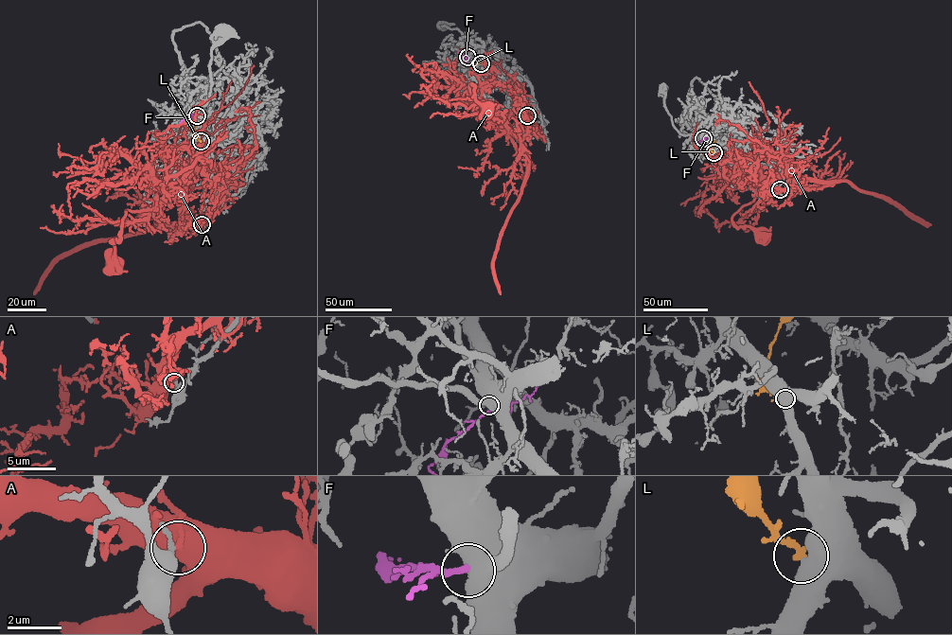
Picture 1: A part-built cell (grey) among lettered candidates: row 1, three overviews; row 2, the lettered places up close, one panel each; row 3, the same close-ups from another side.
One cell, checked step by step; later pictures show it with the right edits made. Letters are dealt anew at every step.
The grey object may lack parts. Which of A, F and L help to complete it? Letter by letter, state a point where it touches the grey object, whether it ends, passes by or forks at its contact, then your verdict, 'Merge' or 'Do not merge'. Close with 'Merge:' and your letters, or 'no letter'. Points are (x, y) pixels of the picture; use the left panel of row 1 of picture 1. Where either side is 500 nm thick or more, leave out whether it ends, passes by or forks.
A: Touches grey at (202, 224). It ends there. Do not merge
F: Touches grey at (197, 115). It ends there. Do not merge
L: Touches grey at (201, 141). Do not merge
Merge: no letter

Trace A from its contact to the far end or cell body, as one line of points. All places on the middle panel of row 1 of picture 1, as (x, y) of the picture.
A: (527, 115), (527, 134), (517, 137), (525, 153), (527, 176), (502, 230), (493, 262), (493, 271), (500, 294)

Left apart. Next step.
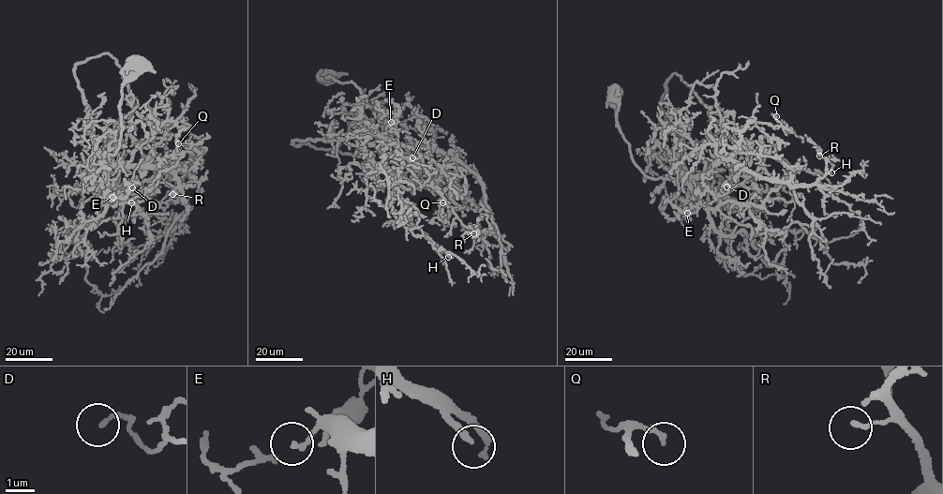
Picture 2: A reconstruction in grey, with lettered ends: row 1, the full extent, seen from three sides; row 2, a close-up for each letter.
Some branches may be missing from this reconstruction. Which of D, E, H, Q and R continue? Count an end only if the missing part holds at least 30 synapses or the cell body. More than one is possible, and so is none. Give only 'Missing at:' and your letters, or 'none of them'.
Missing at: H

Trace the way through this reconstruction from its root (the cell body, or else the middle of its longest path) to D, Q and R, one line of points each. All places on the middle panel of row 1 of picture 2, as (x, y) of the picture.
D: (327, 78), (351, 82), (360, 91), (370, 131), (357, 143), (369, 157), (412, 181), (418, 161), (412, 157)
Q: (327, 78), (353, 82), (371, 132), (389, 142), (459, 155), (454, 179), (463, 198), (442, 202)
R: (327, 78), (351, 82), (358, 88), (371, 132), (389, 142), (438, 150), (475, 174), (496, 229), (473, 233)

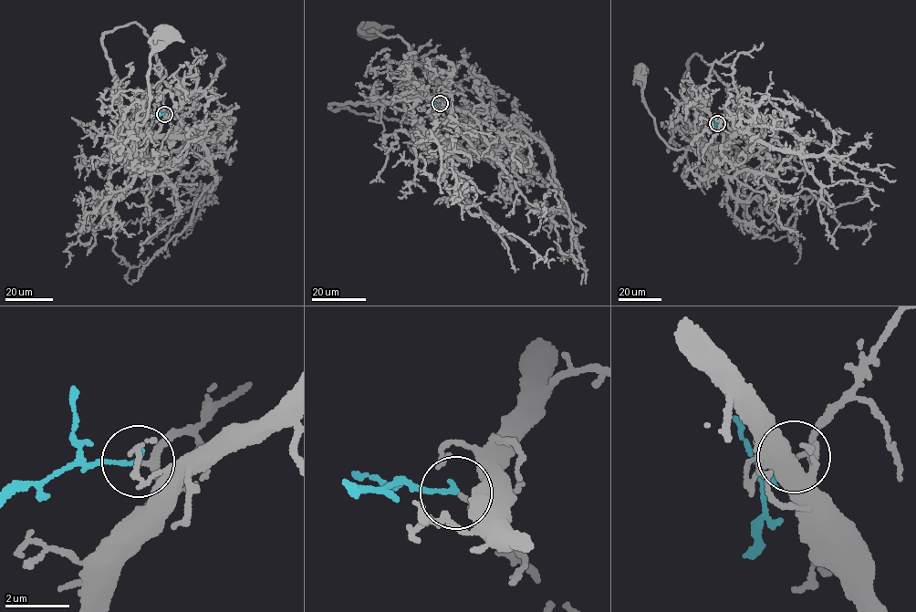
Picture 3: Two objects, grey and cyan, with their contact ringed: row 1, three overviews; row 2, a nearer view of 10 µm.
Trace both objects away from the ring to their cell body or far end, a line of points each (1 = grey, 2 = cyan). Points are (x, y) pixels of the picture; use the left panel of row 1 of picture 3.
1: (164, 114), (161, 128), (152, 134), (135, 136), (137, 126), (144, 123), (148, 110), (150, 53), (163, 36)
2: (164, 114), (152, 118)

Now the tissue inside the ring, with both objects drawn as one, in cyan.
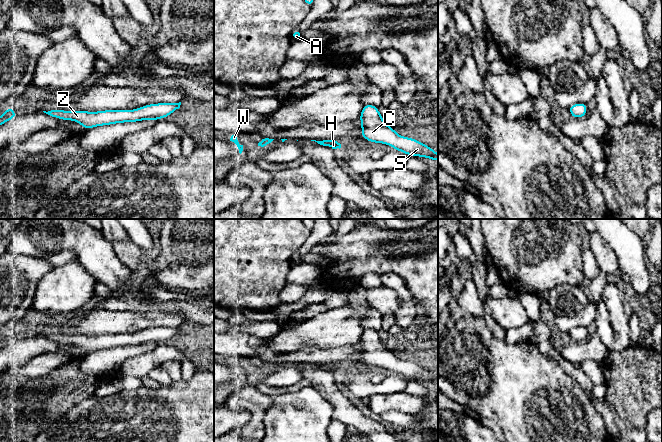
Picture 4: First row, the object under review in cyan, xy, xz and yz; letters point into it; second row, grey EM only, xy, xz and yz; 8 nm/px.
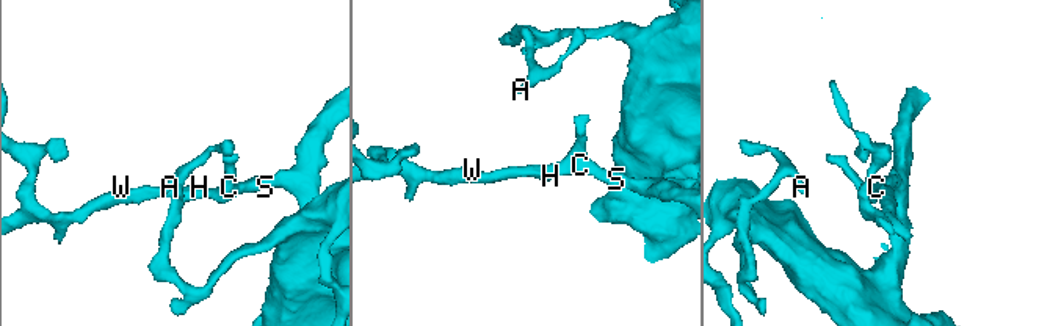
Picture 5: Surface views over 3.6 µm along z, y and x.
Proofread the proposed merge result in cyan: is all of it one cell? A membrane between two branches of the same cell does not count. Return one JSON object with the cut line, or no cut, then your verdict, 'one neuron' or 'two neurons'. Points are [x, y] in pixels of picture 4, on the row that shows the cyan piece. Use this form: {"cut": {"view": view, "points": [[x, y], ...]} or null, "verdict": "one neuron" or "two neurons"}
{"cut": null, "verdict": "one neuron"}

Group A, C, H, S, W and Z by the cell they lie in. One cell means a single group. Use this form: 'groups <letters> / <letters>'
groups A C H S W Z

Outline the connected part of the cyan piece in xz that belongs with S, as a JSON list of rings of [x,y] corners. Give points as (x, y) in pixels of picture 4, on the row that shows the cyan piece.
[[[365,104],[359,117],[361,137],[369,142],[384,143],[409,156],[427,157],[438,161],[438,154],[432,148],[413,138],[400,136],[392,127],[386,125],[378,107]]]

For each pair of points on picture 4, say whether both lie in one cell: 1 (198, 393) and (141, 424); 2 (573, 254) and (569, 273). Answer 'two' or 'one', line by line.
1: one
2: one

